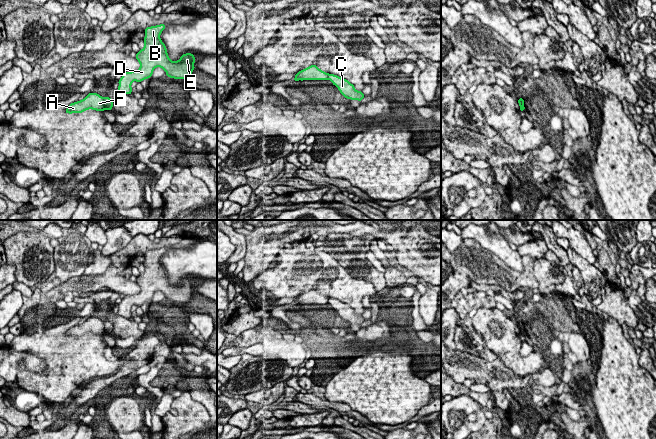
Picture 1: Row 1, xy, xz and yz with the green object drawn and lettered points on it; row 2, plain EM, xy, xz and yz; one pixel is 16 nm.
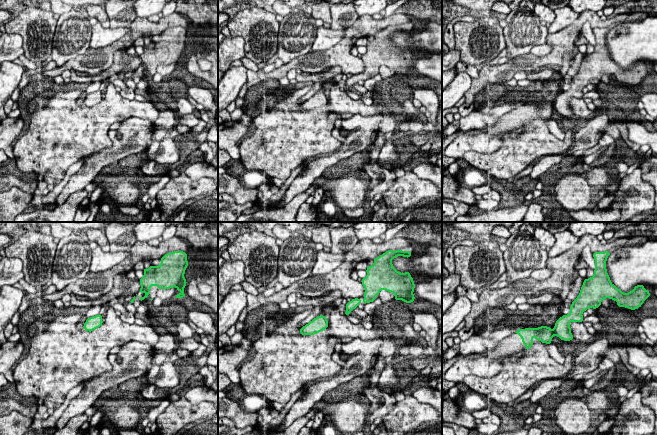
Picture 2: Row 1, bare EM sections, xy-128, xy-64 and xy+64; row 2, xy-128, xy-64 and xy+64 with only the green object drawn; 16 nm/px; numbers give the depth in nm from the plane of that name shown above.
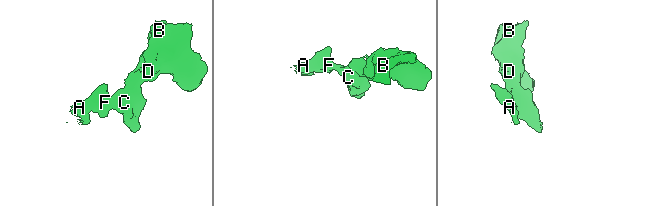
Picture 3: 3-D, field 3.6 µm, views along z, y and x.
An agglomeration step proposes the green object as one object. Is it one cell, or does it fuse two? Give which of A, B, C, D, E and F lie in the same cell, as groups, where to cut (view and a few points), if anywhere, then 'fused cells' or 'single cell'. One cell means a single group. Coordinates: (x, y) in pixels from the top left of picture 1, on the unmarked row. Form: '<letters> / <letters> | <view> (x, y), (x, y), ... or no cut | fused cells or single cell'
A F / B C D E | xy (103, 322), (105, 331) | fused cells

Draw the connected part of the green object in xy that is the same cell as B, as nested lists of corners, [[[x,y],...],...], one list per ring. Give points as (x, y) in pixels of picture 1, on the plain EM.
[[[165,248],[147,251],[145,253],[144,272],[137,276],[136,283],[140,287],[137,295],[125,296],[118,305],[118,316],[131,318],[133,305],[140,307],[152,300],[156,291],[165,294],[166,299],[174,303],[187,303],[191,300],[196,282],[191,277],[181,279],[181,282],[174,286],[169,283],[165,268],[160,263]]]

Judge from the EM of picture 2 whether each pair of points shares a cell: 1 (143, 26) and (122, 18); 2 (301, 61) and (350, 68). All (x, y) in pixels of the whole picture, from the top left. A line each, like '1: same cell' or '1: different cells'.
1: different cells
2: same cell

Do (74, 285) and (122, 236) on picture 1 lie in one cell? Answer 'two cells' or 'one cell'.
two cells

